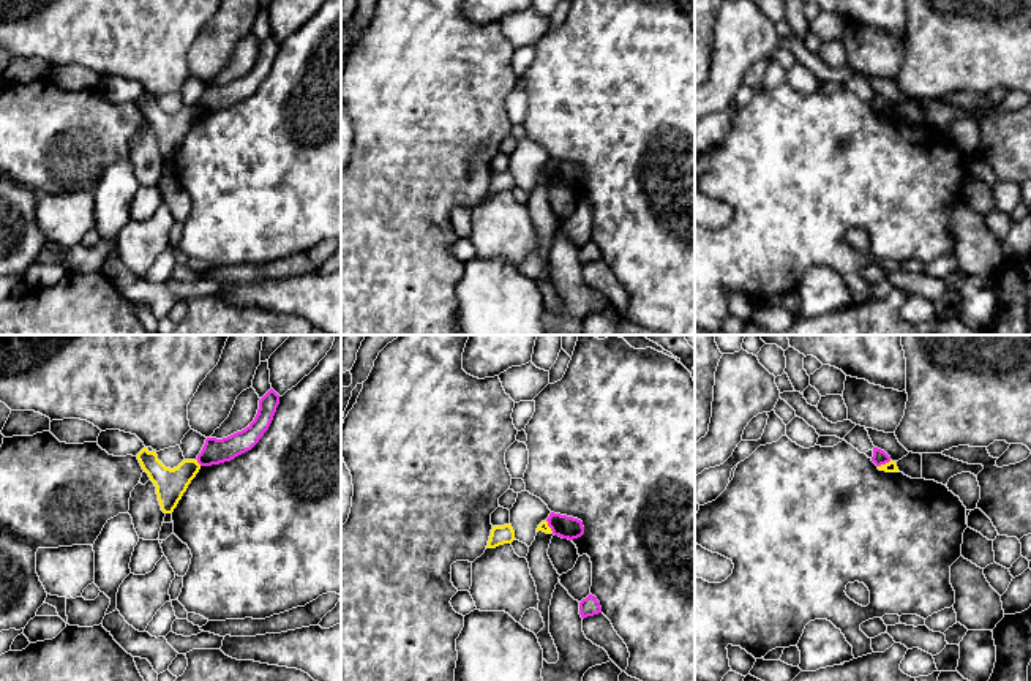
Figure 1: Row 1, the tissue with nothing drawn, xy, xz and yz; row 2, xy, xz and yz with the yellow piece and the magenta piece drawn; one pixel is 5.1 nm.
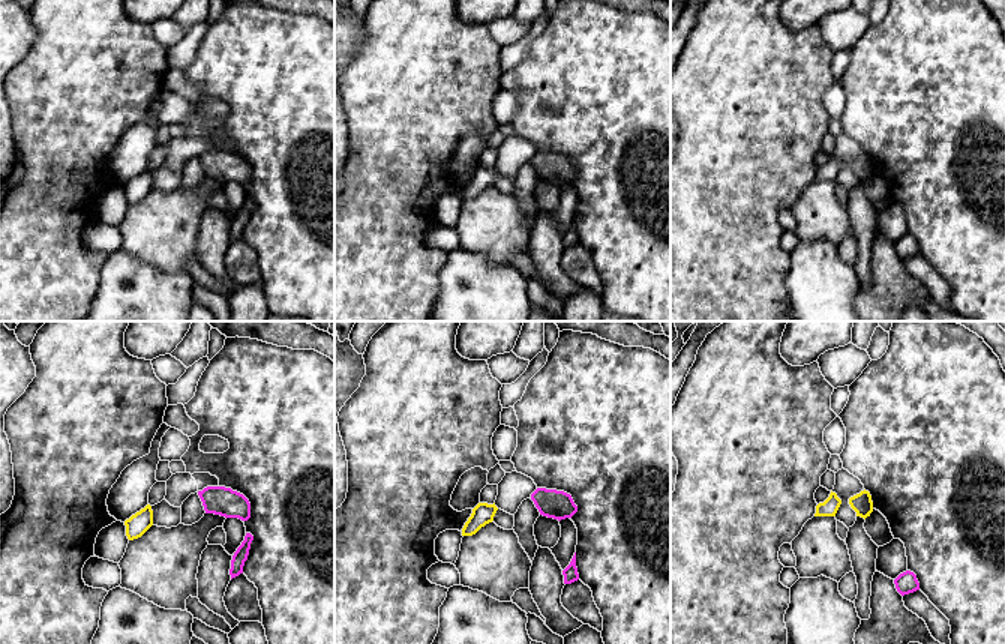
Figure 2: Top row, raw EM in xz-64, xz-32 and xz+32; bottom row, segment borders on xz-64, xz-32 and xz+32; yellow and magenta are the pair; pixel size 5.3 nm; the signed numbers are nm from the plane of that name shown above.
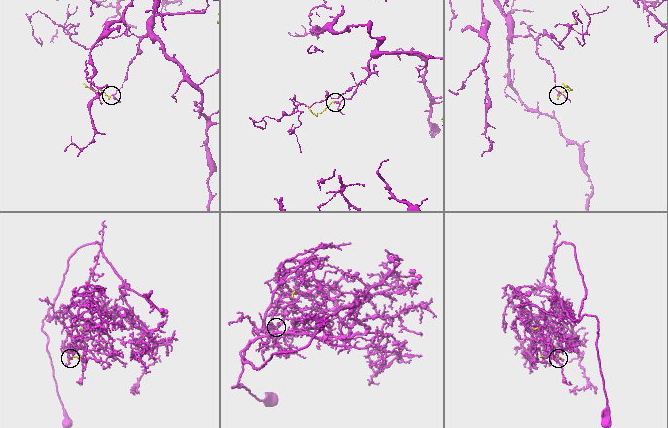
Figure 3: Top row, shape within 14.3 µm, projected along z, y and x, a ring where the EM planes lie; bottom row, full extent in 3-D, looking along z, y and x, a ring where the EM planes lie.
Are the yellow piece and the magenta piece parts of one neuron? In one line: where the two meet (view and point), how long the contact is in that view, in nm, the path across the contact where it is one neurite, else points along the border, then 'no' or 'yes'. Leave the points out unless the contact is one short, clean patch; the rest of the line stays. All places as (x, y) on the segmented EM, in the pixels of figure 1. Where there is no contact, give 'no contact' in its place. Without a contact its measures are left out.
contact yz (886, 463); length 80 nm; border yz (891, 460), (878, 466); no

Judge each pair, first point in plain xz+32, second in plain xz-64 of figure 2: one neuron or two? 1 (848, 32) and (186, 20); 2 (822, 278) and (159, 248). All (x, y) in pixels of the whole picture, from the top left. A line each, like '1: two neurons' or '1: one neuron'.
1: two neurons
2: two neurons

